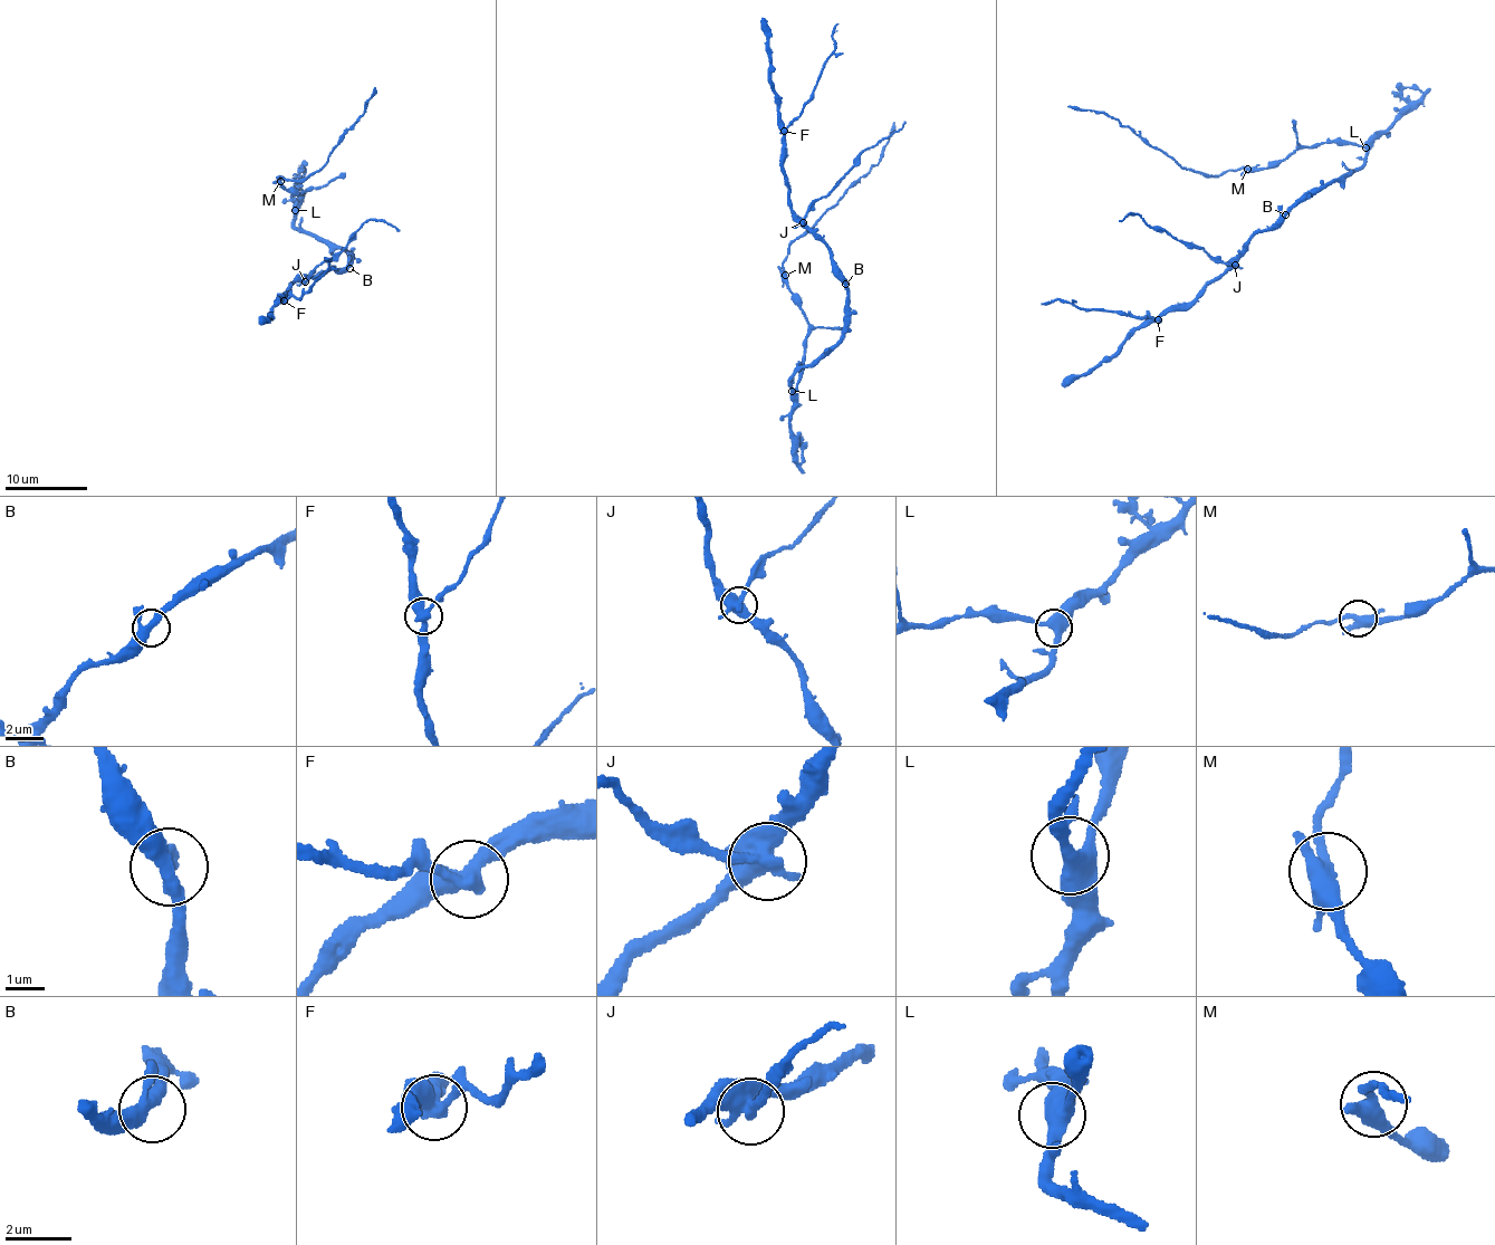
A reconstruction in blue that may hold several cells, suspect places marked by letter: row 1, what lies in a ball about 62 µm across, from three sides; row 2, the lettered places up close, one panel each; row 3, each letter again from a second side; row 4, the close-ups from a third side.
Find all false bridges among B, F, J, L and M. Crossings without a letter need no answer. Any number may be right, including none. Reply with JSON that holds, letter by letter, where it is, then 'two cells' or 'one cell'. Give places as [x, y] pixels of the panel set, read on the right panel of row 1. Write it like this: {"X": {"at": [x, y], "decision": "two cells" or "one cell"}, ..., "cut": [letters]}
{"B": {"at": [1285, 214], "decision": "one cell"}, "F": {"at": [1158, 319], "decision": "two cells"}, "J": {"at": [1235, 265], "decision": "two cells"}, "L": {"at": [1366, 147], "decision": "one cell"}, "M": {"at": [1247, 169], "decision": "two cells"}, "cut": ["F", "J", "M"]}

